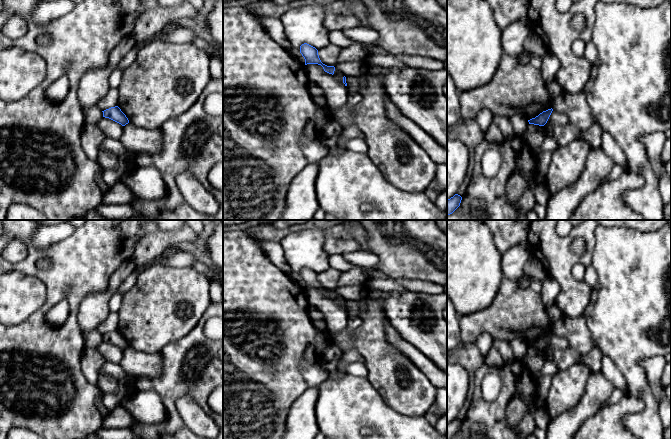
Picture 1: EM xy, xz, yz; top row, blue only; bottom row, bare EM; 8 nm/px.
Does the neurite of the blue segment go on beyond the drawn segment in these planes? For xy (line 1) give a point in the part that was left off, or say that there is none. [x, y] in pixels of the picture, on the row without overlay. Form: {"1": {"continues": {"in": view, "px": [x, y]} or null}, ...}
{"1": {"continues": null}}

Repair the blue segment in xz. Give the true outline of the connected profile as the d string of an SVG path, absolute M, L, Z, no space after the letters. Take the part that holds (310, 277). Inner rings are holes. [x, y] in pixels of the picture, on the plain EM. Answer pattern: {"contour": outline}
{"contour": "M304 267L300 270L300 277L302 278L302 280L305 283L305 289L318 288L323 291L325 296L332 298L332 299L334 298L335 291L327 290L327 289L323 288L319 282L318 274L315 271L311 270L307 267Z"}

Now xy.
{"contour": "M118 330L111 331L109 333L106 333L103 336L103 341L109 342L122 350L125 350L129 347L128 342L126 339L121 335L121 333Z"}

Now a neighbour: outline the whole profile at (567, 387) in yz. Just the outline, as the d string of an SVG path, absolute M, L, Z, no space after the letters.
M576 363L552 376L545 399L545 409L551 418L573 408L584 395L591 371L582 363Z

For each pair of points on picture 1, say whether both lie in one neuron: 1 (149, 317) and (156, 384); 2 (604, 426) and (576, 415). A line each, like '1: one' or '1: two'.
1: two
2: two

